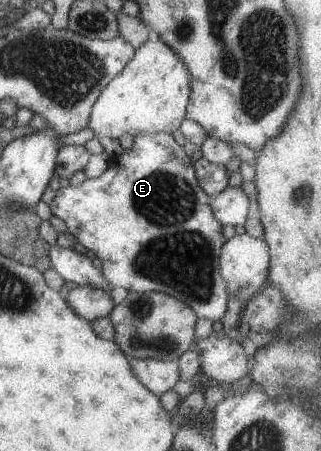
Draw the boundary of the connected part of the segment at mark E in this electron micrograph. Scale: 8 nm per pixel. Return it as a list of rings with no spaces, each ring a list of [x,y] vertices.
[[[161,132],[153,135],[145,135],[144,133],[132,136],[134,145],[131,150],[124,151],[116,158],[116,163],[109,167],[98,178],[86,179],[80,186],[71,186],[70,184],[62,184],[55,193],[55,198],[50,204],[51,213],[64,220],[68,234],[72,234],[76,238],[76,242],[84,245],[88,252],[94,252],[102,261],[103,277],[113,287],[120,286],[128,291],[137,293],[157,292],[165,295],[173,296],[178,300],[187,304],[196,314],[202,318],[210,318],[214,322],[221,319],[226,312],[226,306],[230,300],[227,292],[226,283],[221,277],[221,266],[219,258],[221,256],[221,248],[228,240],[222,233],[222,224],[213,215],[210,199],[211,197],[204,192],[204,189],[198,182],[194,161],[188,156],[185,151],[185,145],[181,145],[174,137],[173,133]]]

